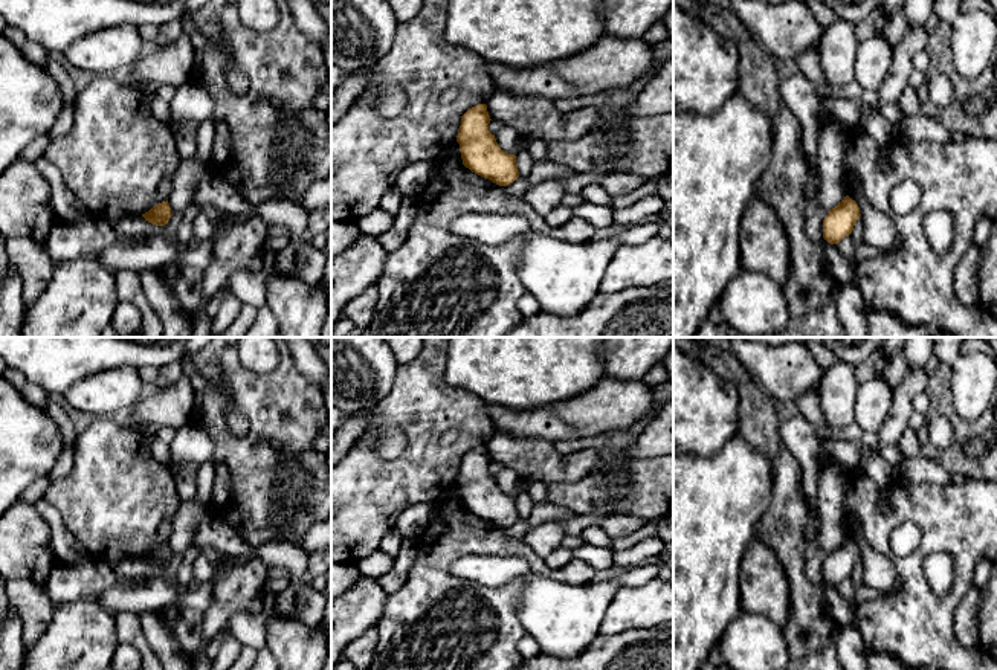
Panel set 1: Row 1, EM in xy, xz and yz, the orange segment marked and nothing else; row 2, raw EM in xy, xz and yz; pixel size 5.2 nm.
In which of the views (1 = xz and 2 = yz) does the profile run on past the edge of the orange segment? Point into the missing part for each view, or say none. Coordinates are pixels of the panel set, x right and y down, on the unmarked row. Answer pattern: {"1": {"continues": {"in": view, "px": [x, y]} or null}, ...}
{"1": {"continues": null}, "2": {"continues": null}}

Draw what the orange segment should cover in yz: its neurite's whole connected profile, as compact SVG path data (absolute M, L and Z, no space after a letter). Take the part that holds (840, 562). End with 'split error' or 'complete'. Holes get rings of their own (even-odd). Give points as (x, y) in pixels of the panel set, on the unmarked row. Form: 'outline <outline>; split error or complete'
outline M846 537L832 549L823 562L823 580L831 586L838 586L853 572L857 562L861 559L855 542Z; complete

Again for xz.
outline M478 446L461 458L457 484L463 507L499 528L508 528L519 519L516 498L499 490L495 476L489 473L490 462L486 446Z; complete

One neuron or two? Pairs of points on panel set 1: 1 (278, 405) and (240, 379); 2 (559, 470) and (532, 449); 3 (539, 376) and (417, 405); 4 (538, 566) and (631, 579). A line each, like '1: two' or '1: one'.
1: one
2: one
3: two
4: two

